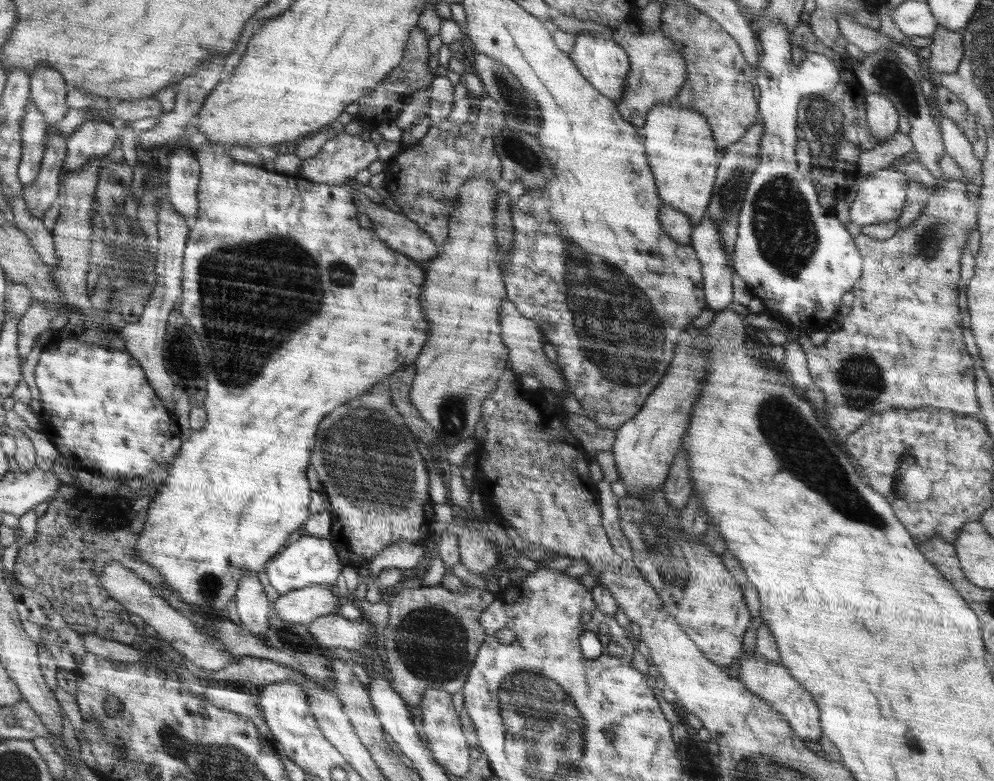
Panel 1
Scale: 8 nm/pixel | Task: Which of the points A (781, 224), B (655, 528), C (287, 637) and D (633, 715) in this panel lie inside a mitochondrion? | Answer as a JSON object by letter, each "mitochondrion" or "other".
{"A":"mitochondrion","B":"mitochondrion","C":"mitochondrion","D":"other"}

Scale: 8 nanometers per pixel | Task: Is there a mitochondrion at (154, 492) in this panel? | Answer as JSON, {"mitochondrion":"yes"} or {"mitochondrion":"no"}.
{"mitochondrion":"no"}

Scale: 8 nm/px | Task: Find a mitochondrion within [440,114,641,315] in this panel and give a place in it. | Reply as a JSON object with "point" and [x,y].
{"point":[517,149]}

